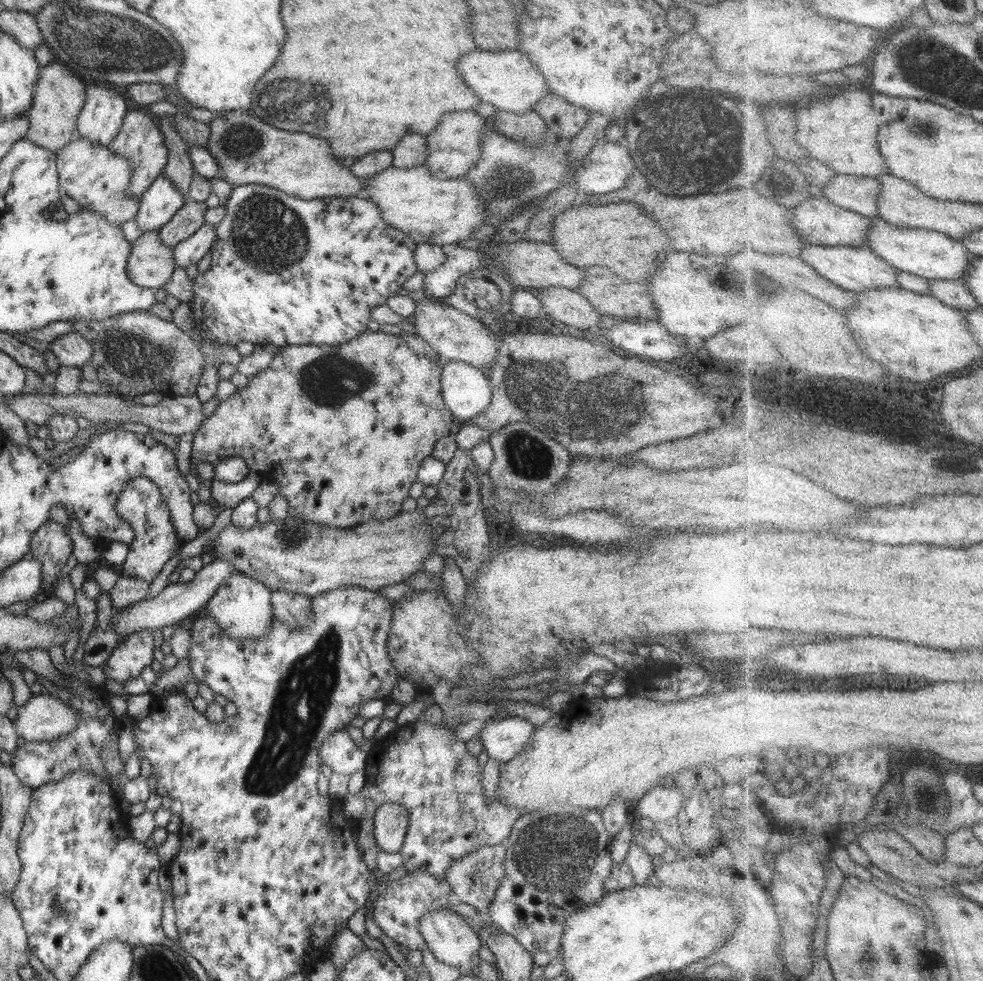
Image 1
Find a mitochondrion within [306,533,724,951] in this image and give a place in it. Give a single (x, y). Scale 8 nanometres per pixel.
(556, 852)

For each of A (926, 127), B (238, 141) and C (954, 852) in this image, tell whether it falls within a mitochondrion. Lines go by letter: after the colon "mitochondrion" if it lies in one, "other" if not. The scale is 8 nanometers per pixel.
A: mitochondrion
B: mitochondrion
C: other

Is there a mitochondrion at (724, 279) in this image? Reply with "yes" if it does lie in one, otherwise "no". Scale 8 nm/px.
yes

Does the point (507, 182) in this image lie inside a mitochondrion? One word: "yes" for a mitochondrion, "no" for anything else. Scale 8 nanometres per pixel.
yes

